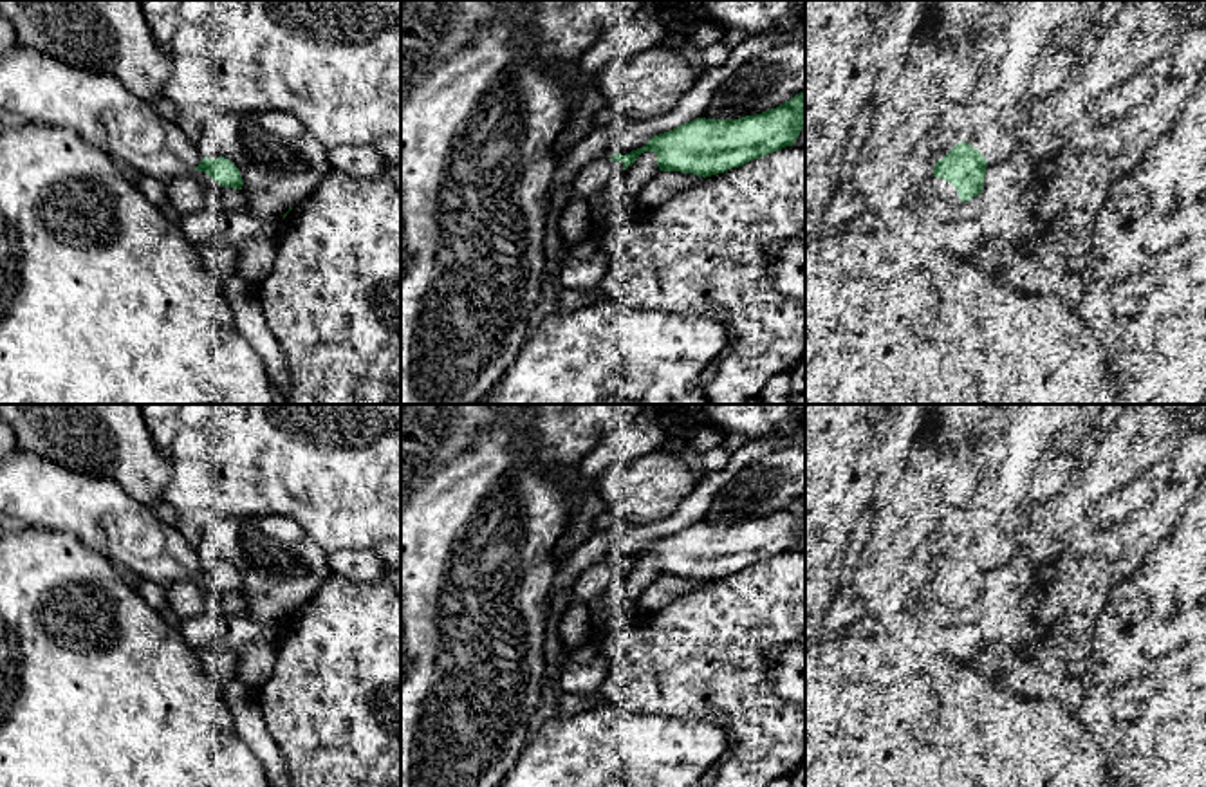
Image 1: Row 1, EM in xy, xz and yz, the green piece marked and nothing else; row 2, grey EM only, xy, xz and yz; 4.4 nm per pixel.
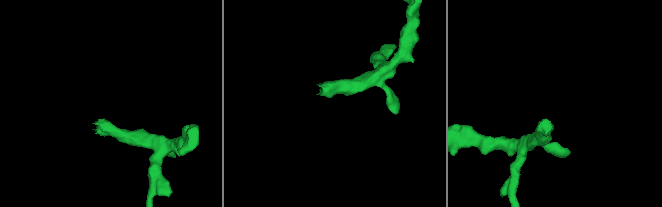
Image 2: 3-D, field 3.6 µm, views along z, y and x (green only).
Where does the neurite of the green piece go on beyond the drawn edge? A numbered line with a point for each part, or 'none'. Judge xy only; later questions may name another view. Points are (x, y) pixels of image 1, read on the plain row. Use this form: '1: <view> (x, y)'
1: xy (98, 511)

